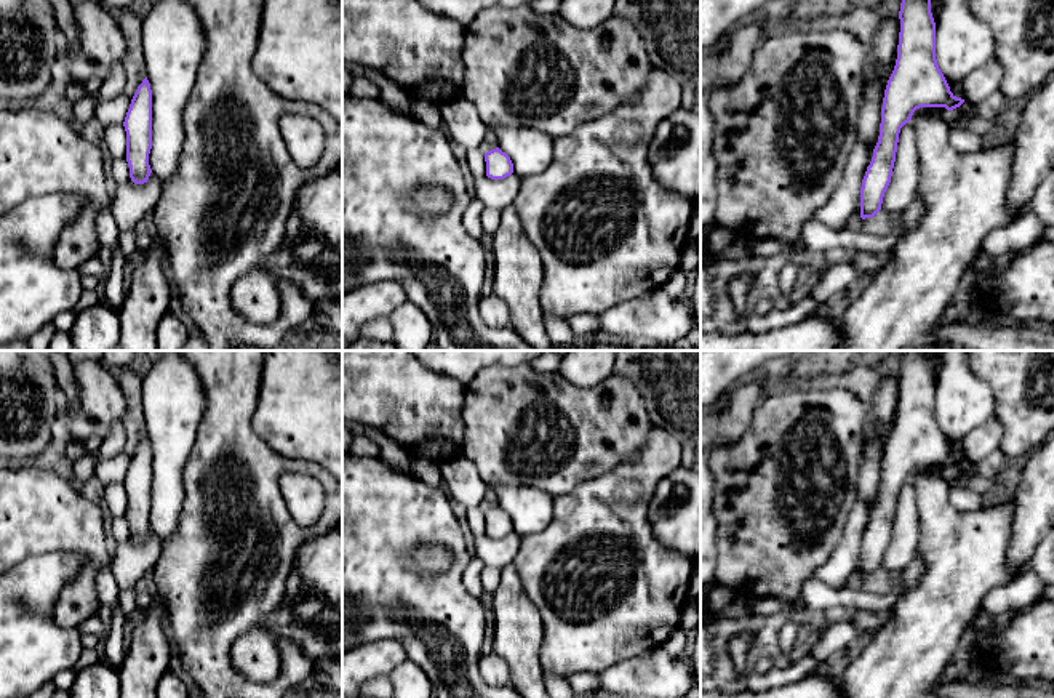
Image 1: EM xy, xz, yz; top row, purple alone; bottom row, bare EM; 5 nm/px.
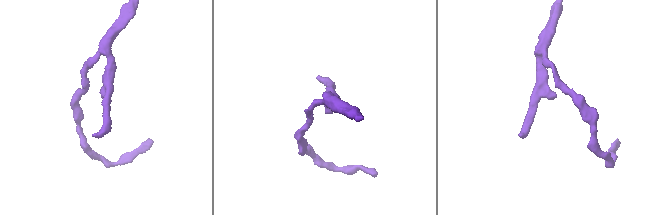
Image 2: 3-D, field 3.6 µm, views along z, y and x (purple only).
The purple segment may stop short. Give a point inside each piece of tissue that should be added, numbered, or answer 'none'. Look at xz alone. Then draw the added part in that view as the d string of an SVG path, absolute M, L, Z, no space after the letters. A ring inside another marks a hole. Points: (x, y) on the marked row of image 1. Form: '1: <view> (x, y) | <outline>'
none

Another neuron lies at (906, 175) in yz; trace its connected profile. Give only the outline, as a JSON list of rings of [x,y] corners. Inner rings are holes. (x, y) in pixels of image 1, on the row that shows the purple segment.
[[[908,122],[900,128],[891,183],[881,203],[881,210],[888,215],[891,223],[913,202],[918,183],[920,154],[915,130]]]

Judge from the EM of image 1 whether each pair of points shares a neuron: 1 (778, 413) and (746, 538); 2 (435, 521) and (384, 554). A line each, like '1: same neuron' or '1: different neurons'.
1: same neuron
2: same neuron

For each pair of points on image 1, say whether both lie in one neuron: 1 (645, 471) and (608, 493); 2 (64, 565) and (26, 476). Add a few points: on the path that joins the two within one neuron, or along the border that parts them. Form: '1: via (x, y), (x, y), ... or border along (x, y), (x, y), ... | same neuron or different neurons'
1: via (635, 481), (622, 493), (618, 493) | same neuron
2: border along (85, 557), (74, 549), (42, 549), (21, 562) | different neurons

